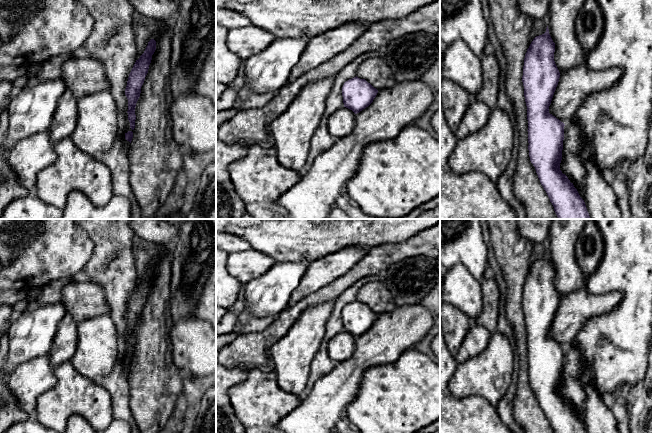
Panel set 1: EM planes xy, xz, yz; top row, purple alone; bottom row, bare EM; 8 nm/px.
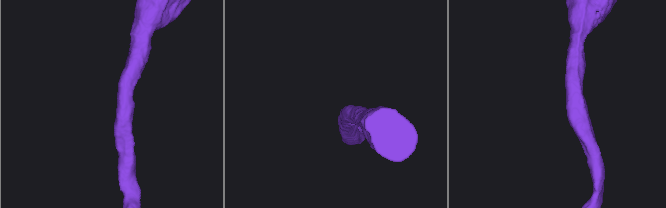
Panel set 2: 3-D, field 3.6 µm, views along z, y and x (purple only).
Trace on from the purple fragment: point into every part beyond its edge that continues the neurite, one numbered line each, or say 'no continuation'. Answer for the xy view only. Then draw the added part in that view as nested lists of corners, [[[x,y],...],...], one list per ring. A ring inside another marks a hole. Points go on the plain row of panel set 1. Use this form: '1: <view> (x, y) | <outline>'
no continuation

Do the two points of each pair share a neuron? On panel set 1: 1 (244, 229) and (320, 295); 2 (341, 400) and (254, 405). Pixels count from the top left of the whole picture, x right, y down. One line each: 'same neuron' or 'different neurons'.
1: different neurons
2: different neurons

